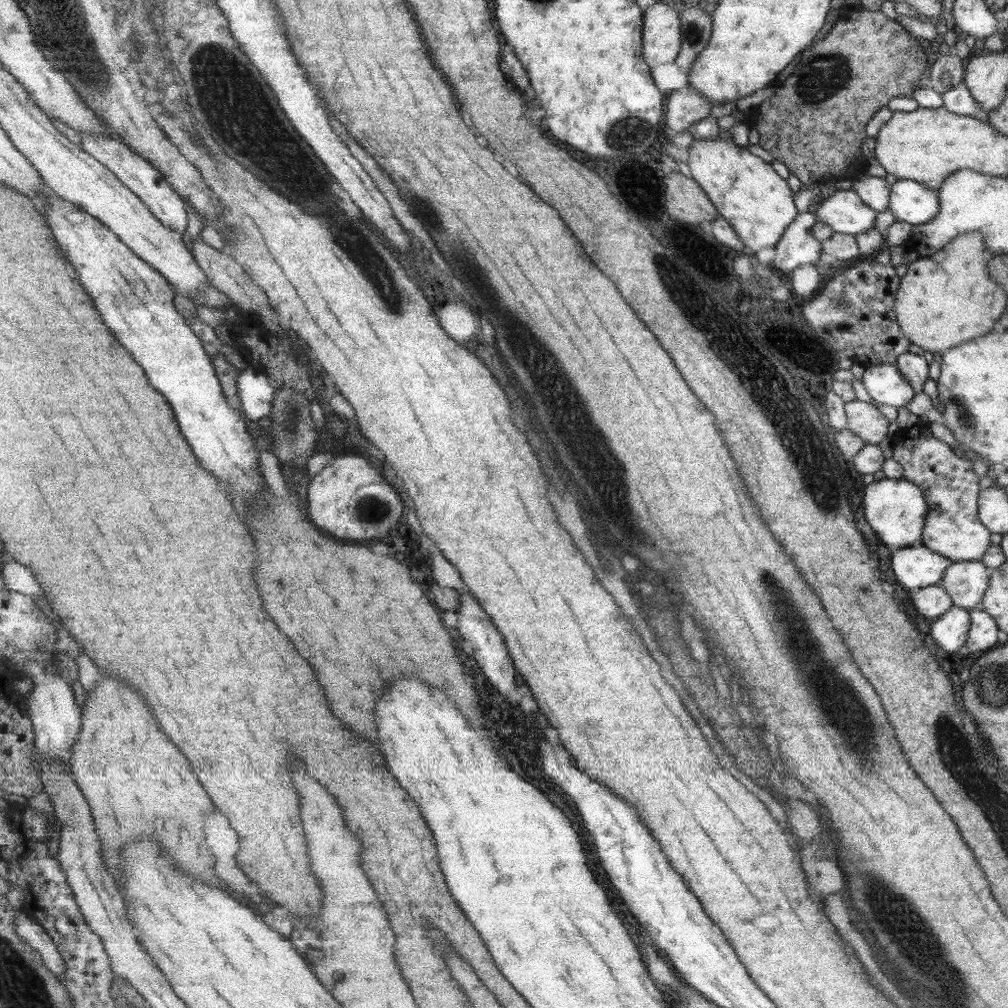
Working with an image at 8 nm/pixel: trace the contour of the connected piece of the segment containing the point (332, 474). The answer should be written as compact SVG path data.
M345 454L336 458L335 462L325 466L310 481L309 516L313 524L329 532L331 536L347 538L347 540L365 540L371 538L373 532L393 528L403 513L409 509L407 499L395 491L387 483L383 473L361 455Z

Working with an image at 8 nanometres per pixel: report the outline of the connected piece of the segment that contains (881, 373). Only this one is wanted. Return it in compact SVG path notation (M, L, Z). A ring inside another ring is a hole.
M894 364L864 367L861 383L871 400L893 408L905 406L914 395L909 383L901 377Z

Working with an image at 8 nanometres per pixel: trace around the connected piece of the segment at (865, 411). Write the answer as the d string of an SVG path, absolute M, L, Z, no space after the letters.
M853 399L844 403L844 413L846 428L864 444L876 445L887 434L887 419L877 412L875 405Z

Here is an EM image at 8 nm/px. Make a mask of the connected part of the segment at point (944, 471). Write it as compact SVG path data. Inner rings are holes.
M927 426L919 428L919 436L913 442L913 436L907 436L903 444L894 445L892 448L892 459L902 468L902 478L912 481L917 488L923 490L928 505L928 512L924 521L923 534L919 543L933 552L940 553L942 557L948 557L951 562L957 561L980 561L984 552L988 550L989 529L985 528L979 520L979 505L976 503L979 498L979 479L971 470L971 461L957 458L949 446L935 440Z

